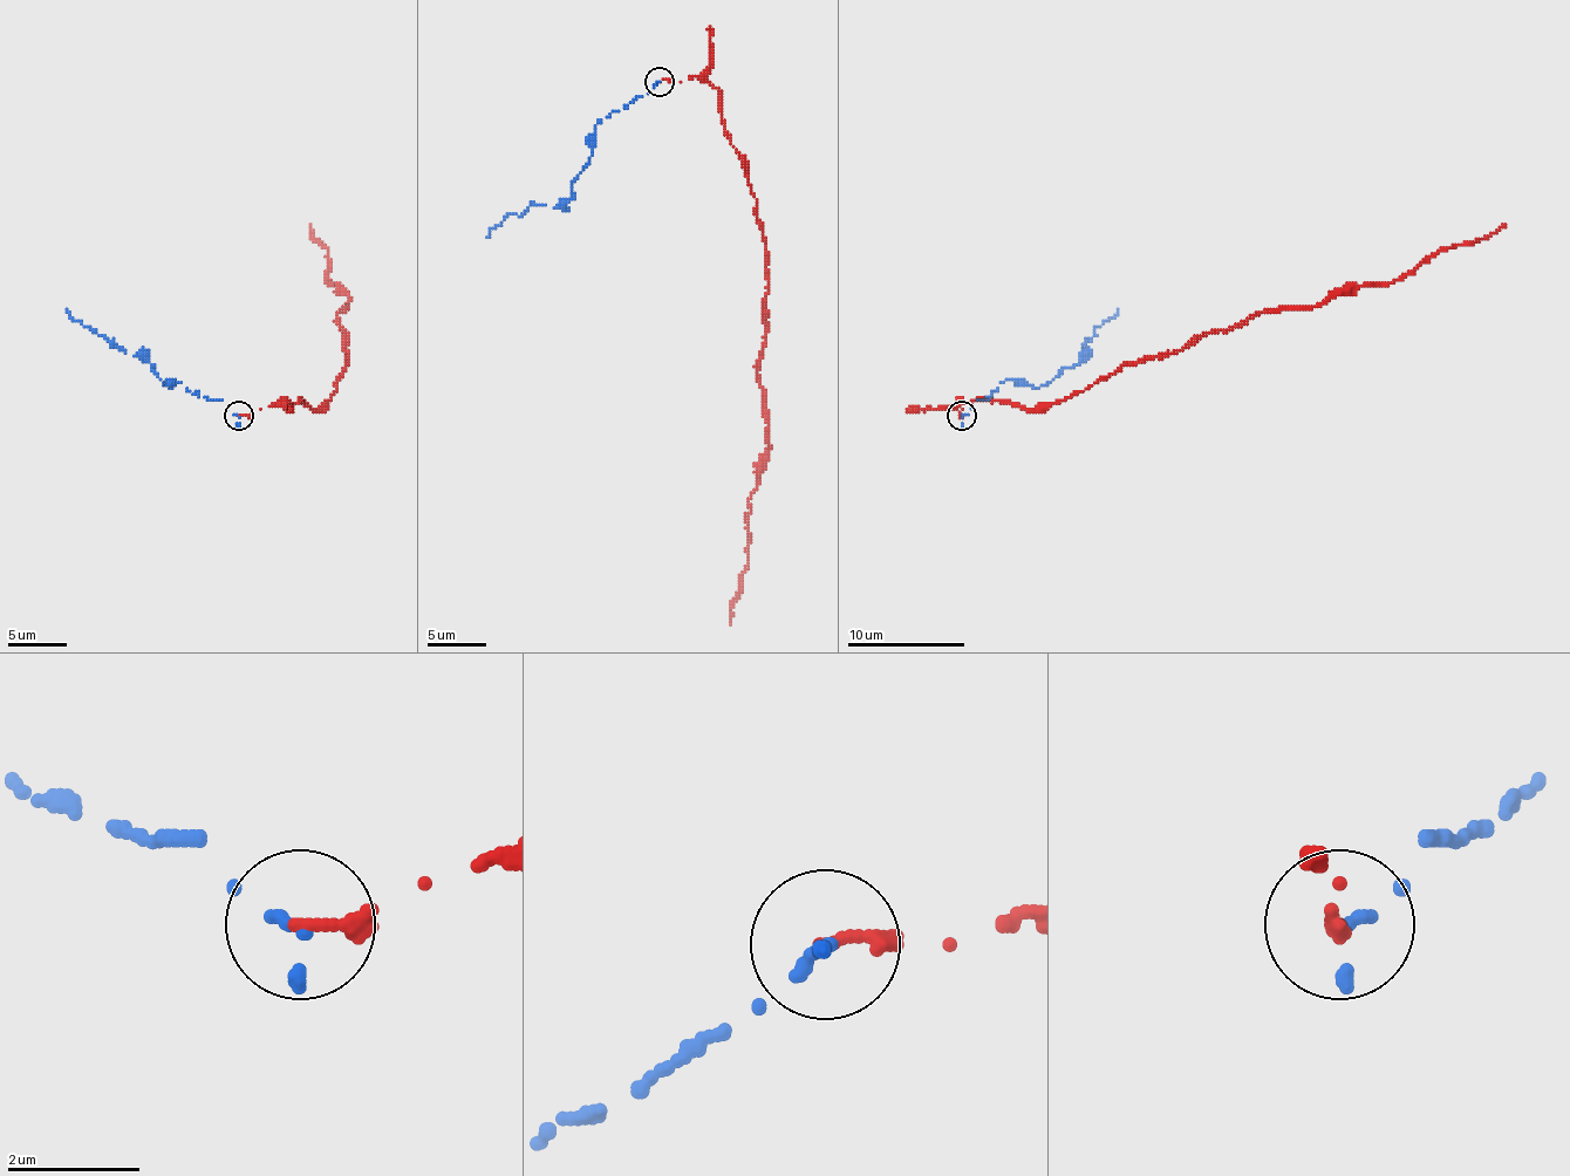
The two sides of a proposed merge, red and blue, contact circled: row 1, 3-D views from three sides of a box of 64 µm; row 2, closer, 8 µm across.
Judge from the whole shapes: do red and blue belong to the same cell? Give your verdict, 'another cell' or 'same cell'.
another cell

